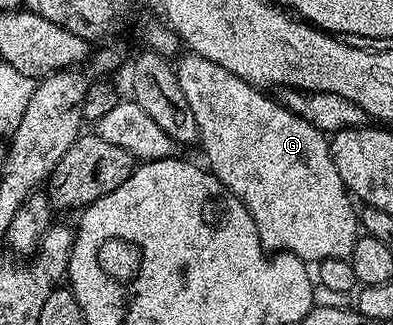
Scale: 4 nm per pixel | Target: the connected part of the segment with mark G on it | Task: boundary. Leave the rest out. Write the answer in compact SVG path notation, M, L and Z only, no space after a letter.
M188 51L186 55L178 57L178 60L180 59L179 64L177 62L174 65L174 70L177 82L180 83L181 91L185 94L185 101L189 104L189 109L191 109L193 118L196 120L197 130L199 131L197 140L199 144L203 143L203 152L207 155L206 167L234 196L239 197L239 201L247 207L253 222L257 226L257 234L261 238L264 249L271 254L274 254L274 252L276 254L292 252L295 259L304 262L318 262L329 258L348 259L353 246L359 241L361 235L361 216L357 208L355 212L354 206L356 207L356 205L353 203L351 193L347 191L345 182L341 182L341 174L337 174L337 166L333 162L333 154L331 153L328 137L321 129L315 128L309 122L305 122L305 118L293 114L290 107L283 105L282 108L277 101L270 100L267 97L270 95L266 91L256 88L254 84L245 82L241 78L237 78L237 74L225 70L225 66L217 66L217 62L211 62L209 58L199 56L198 53L193 51Z

